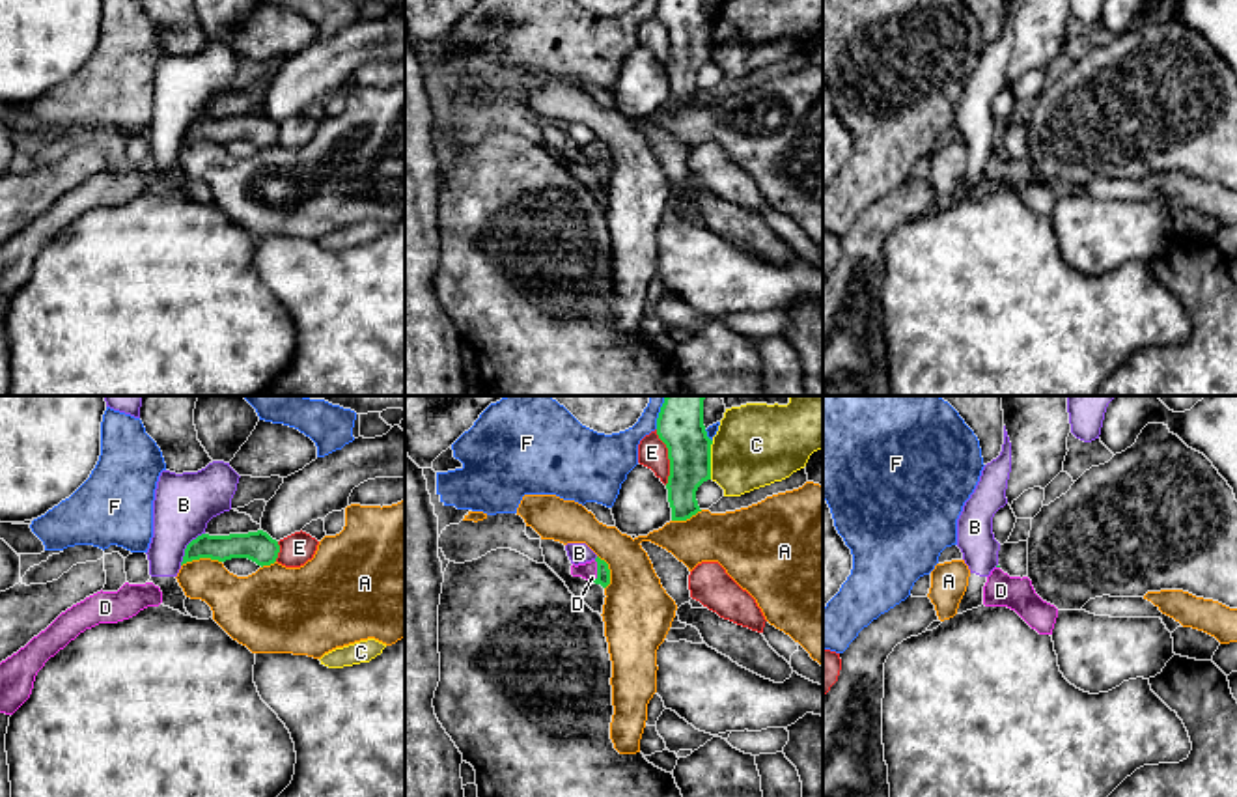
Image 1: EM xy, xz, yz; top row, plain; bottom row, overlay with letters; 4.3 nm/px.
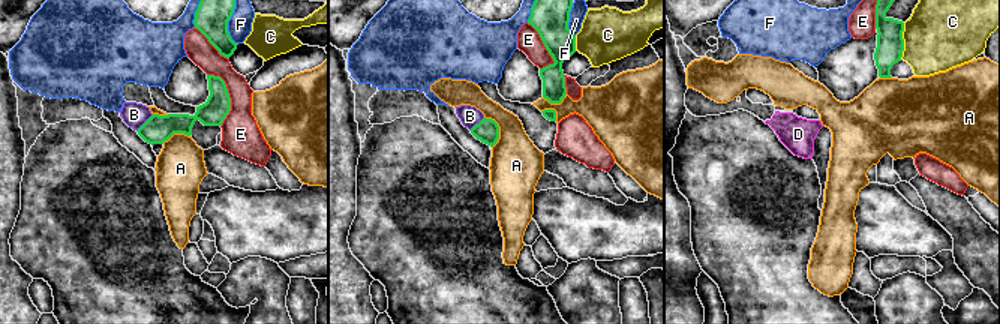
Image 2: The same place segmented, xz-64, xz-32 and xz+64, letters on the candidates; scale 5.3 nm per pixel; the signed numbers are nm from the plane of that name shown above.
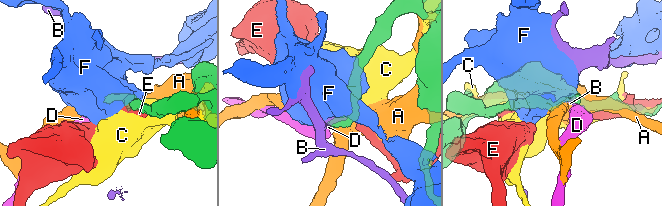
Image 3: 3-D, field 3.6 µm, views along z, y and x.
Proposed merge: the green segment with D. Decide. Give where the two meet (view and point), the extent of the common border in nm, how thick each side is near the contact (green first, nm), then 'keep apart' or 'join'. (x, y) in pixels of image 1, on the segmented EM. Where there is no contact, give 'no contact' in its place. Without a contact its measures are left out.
contact xz (597, 572); length 100 nm; calibres 60 and 70 nm; join

